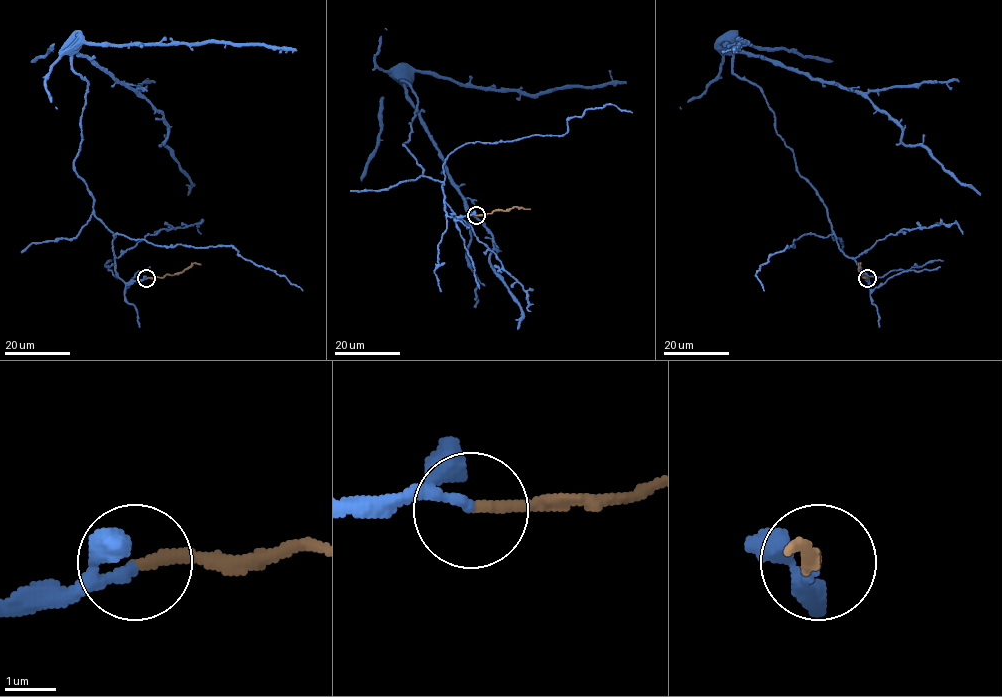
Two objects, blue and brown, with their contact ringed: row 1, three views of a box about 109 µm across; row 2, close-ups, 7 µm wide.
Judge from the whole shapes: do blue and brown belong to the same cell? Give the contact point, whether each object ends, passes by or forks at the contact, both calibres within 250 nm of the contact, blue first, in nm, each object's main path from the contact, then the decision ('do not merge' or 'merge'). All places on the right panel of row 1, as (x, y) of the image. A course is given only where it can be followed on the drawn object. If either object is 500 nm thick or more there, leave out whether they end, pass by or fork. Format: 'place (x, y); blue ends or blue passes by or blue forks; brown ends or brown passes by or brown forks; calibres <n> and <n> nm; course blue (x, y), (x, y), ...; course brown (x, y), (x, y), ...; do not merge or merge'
place (867, 278); blue passes by; brown ends; calibres 150 and 240 nm; course blue (867, 278), (839, 247), (762, 91), (733, 72), (736, 52), (860, 91), (905, 144), (923, 145), (980, 195); course brown (867, 278), (859, 270), (860, 264); merge

